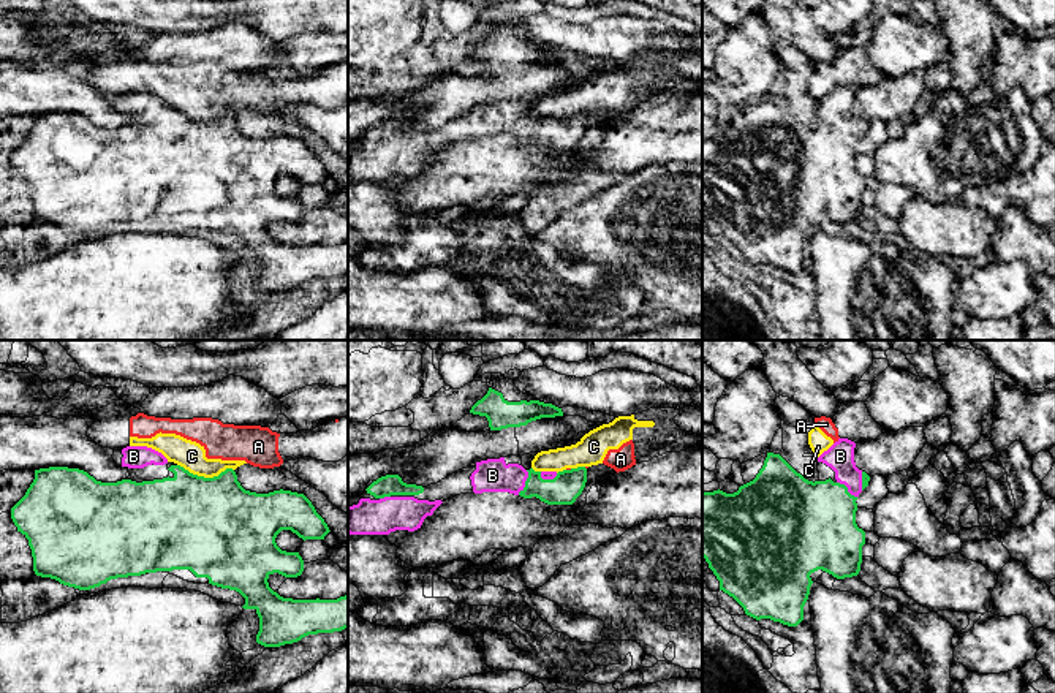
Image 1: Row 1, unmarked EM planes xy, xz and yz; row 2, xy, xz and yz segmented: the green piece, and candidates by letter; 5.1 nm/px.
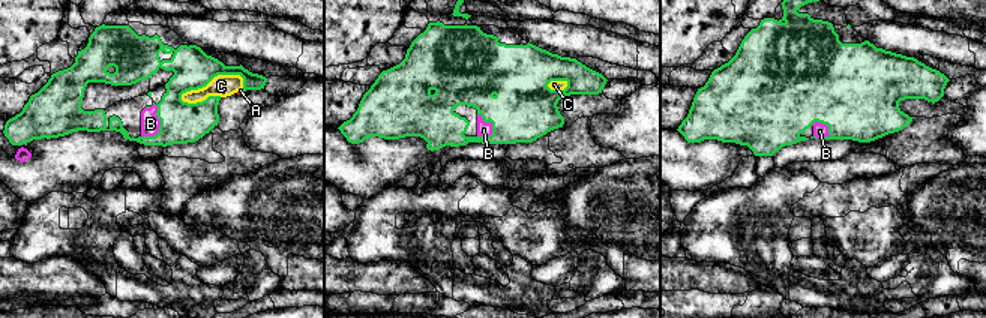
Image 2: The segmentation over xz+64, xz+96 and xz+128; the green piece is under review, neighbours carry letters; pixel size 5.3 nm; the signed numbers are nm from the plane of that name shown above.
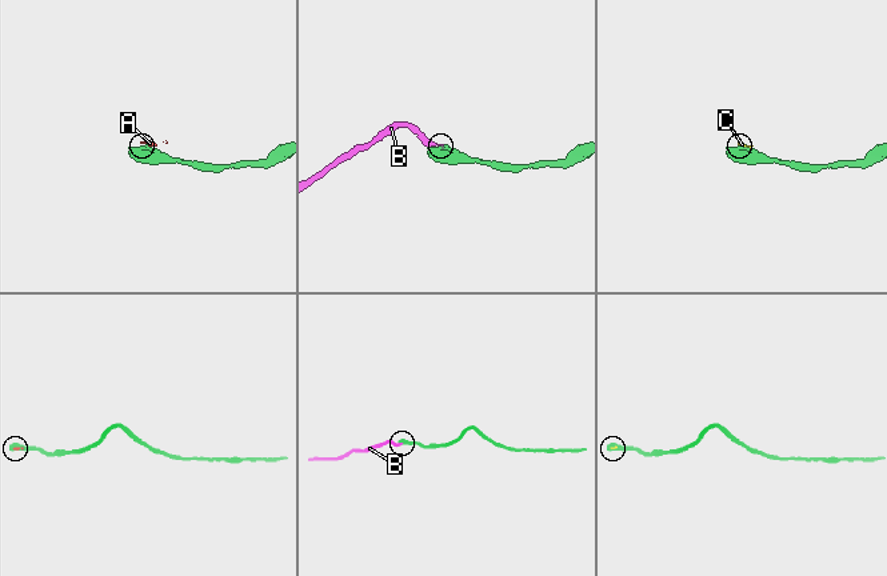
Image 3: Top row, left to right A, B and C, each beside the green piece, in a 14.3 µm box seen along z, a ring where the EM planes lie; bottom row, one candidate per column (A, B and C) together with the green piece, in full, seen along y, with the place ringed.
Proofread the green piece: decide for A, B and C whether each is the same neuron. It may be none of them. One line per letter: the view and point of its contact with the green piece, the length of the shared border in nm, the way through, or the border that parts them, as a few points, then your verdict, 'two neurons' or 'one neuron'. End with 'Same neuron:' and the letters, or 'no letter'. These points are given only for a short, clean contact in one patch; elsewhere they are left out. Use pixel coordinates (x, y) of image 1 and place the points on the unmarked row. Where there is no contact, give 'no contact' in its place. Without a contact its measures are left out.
A: contact xz (568, 116); length 30 nm; two neurons
B: contact xz (525, 128); length 140 nm; one neuron
C: contact xy (206, 124); length 280 nm; two neurons
Same neuron: B

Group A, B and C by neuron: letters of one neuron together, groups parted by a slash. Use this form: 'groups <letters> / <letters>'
groups A C / B

